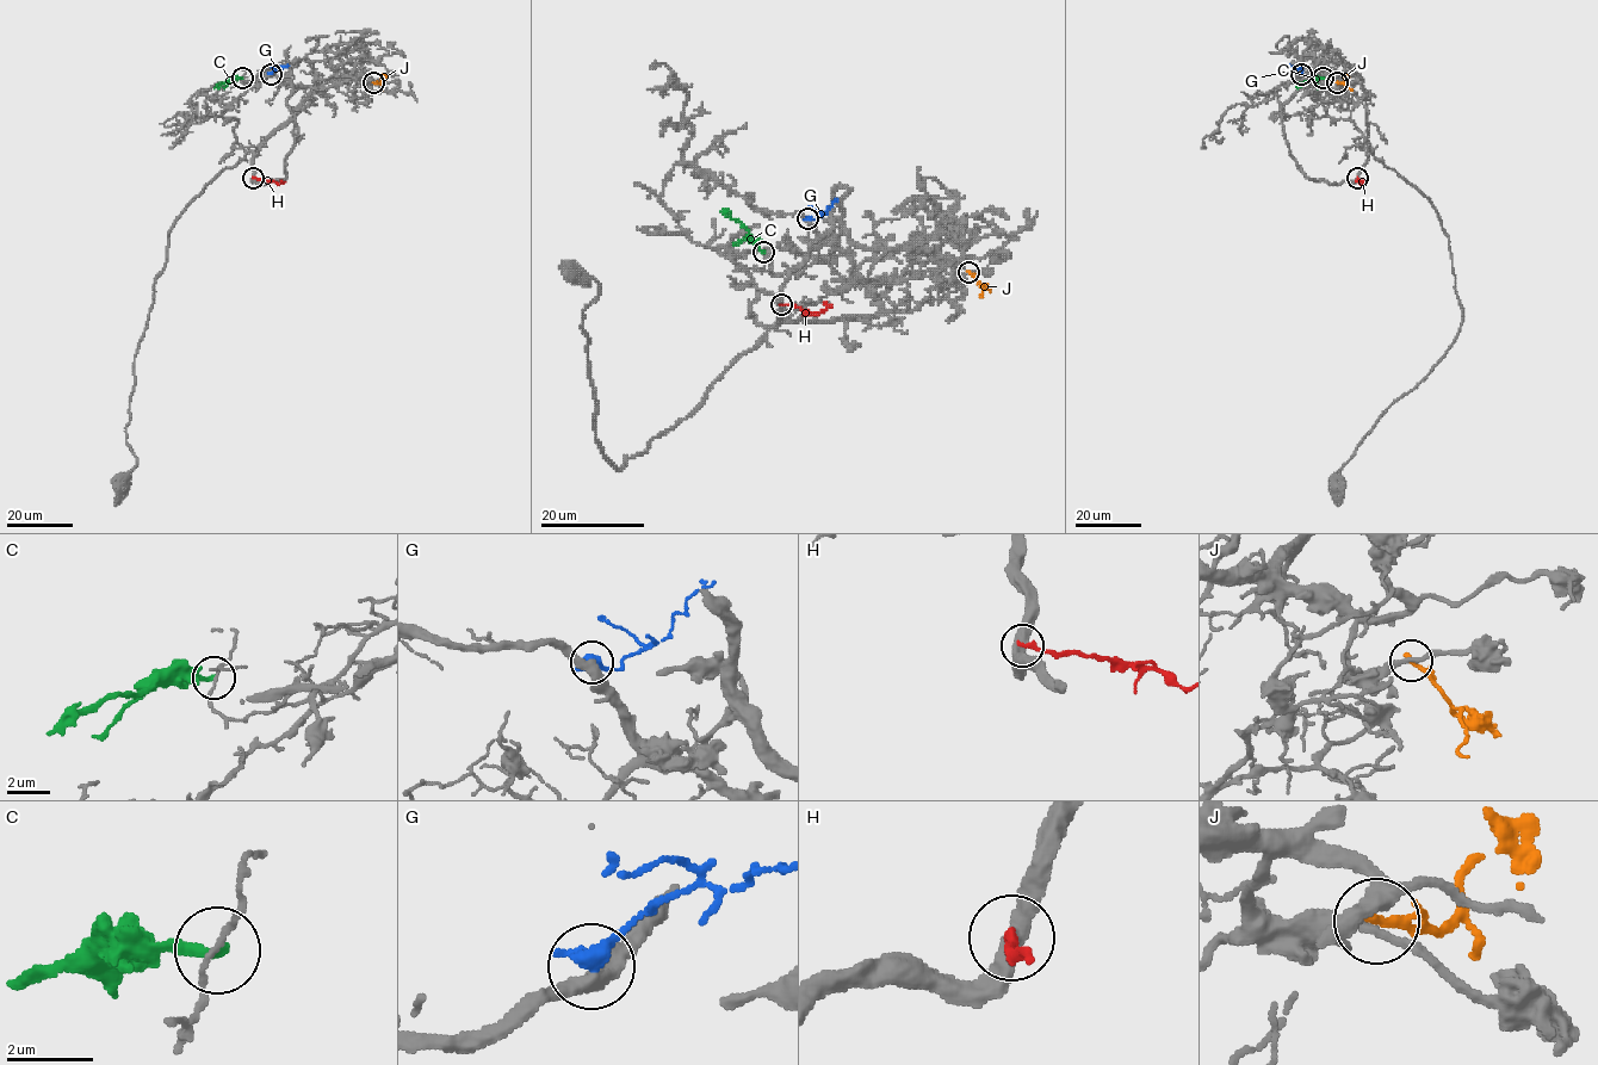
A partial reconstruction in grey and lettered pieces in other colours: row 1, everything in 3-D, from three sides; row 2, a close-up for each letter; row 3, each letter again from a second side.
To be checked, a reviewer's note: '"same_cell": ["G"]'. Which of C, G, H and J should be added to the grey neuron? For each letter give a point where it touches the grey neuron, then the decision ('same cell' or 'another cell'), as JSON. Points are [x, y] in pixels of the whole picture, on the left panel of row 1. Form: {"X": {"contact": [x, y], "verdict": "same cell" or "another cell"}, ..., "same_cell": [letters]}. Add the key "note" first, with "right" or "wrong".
{"note": "right", "C": {"contact": [242, 78], "verdict": "another cell"}, "G": {"contact": [271, 74], "verdict": "same cell"}, "H": {"contact": [253, 178], "verdict": "another cell"}, "J": {"contact": [373, 82], "verdict": "another cell"}, "same_cell": ["G"]}

